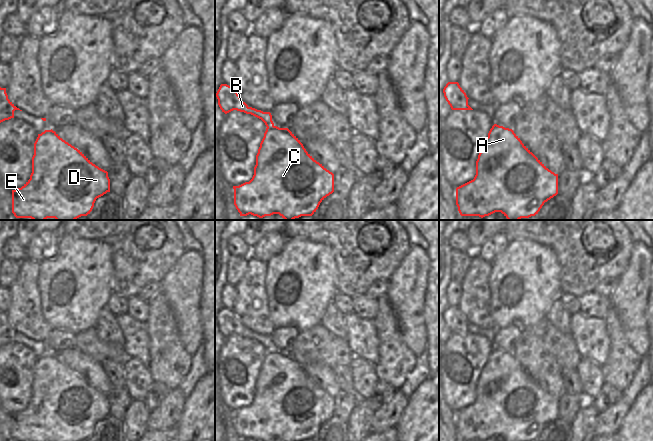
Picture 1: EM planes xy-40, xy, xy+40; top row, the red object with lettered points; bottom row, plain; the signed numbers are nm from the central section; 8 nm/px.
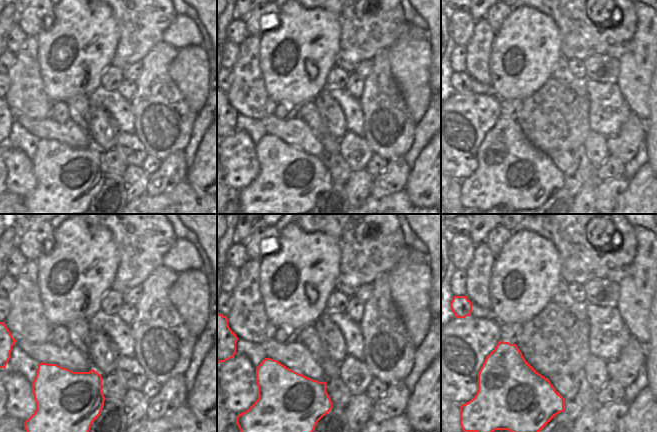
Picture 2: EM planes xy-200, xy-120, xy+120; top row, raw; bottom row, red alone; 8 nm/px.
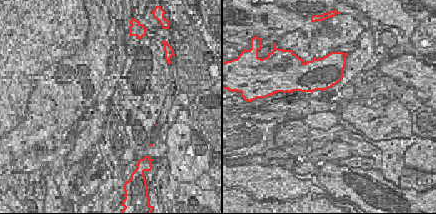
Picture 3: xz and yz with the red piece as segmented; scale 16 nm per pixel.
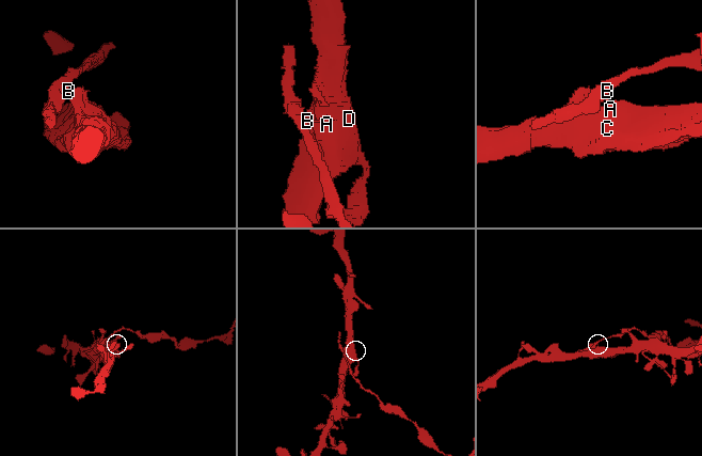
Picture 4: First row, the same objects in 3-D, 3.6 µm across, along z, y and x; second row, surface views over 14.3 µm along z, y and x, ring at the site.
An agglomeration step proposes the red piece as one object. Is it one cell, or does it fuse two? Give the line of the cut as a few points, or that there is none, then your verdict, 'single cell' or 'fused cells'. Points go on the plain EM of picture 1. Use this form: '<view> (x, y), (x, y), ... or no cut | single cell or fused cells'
xy (273, 349), (267, 351) | fused cells

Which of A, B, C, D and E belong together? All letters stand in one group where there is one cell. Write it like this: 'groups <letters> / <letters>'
groups A C D E / B

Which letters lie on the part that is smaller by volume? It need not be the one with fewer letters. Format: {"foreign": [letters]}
{"foreign": ["B"]}

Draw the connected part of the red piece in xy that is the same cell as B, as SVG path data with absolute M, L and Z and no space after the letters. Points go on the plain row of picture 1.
M221 308L216 317L216 321L218 323L220 333L225 338L233 334L237 334L261 343L265 347L266 351L274 350L270 336L263 336L261 334L249 331L242 325L233 310Z

